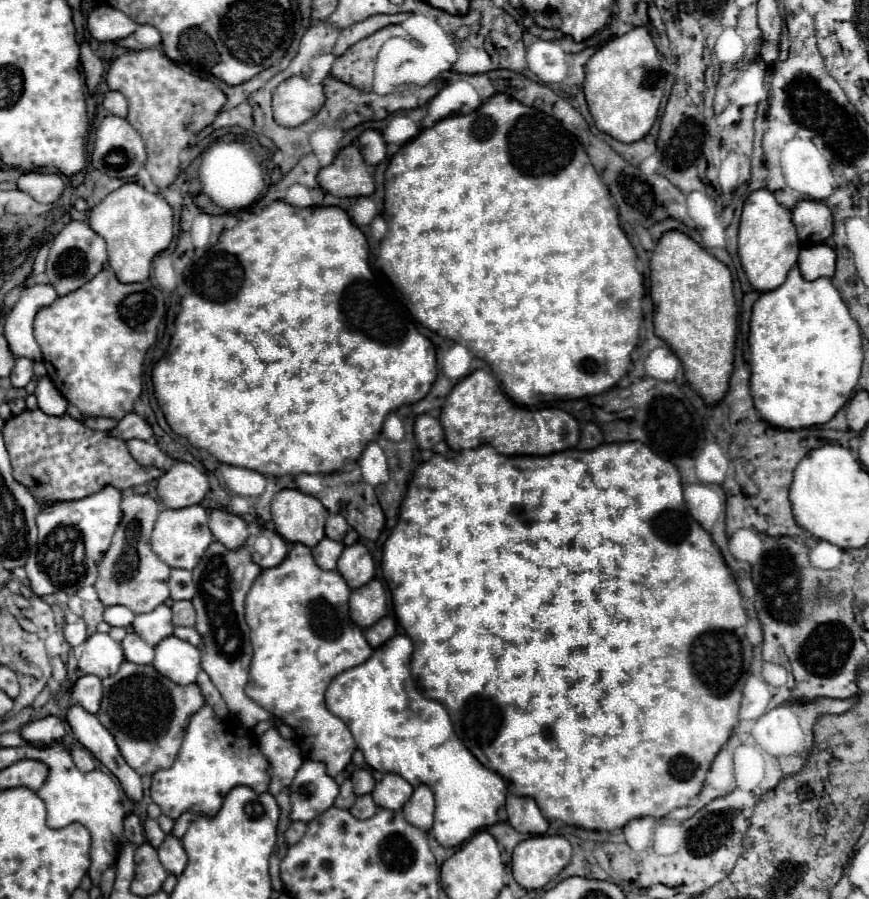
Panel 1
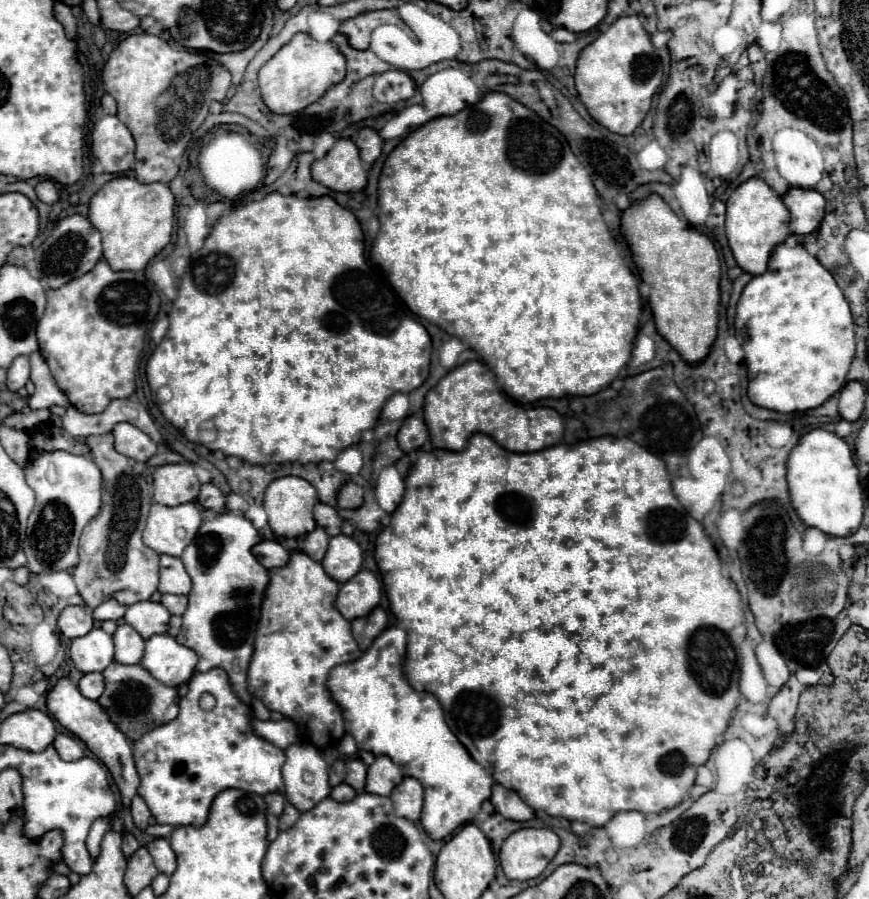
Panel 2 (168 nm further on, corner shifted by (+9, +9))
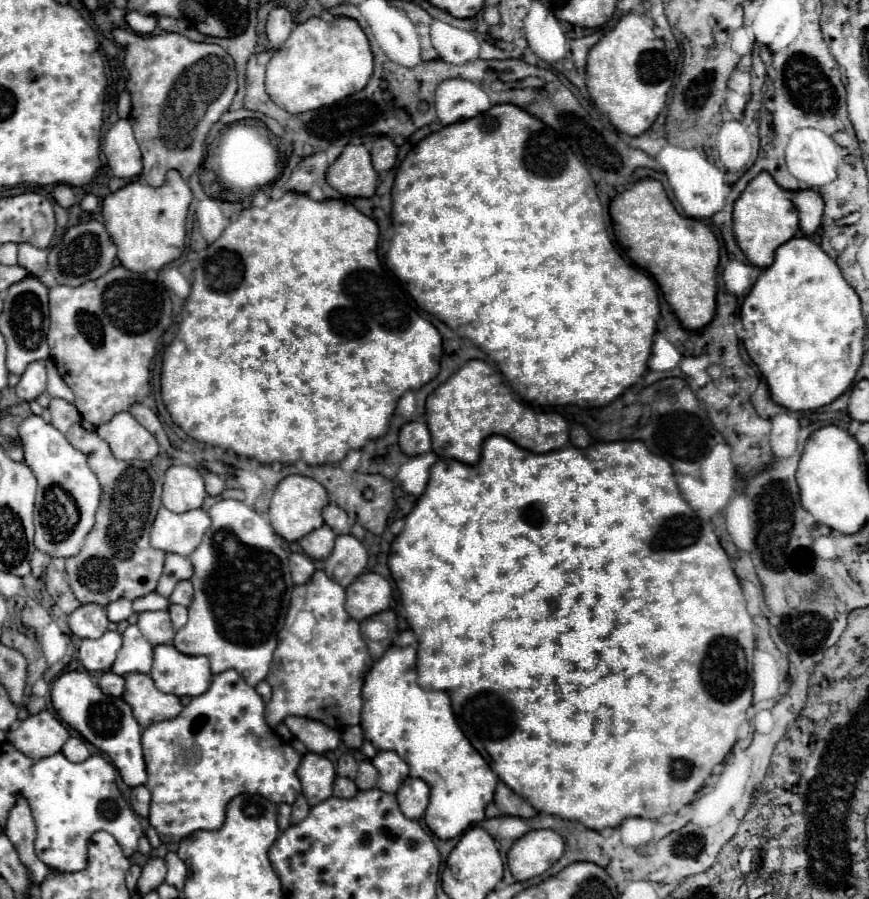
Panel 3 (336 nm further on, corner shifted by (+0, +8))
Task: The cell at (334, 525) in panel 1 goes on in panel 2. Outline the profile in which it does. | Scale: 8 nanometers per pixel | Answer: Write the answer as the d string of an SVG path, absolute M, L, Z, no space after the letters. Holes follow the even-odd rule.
M317 503L317 507L313 509L313 515L315 515L315 521L319 527L323 527L327 531L327 535L339 535L341 533L341 523L343 519L339 517L337 509L331 507L331 505L325 505L325 503Z

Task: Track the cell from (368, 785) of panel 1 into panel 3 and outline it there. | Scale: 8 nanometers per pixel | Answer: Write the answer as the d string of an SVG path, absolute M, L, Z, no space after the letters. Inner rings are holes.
M370 760L360 762L360 770L358 770L358 778L356 778L358 790L370 790L370 788L374 788L376 780L378 780L378 770L374 768L374 764Z

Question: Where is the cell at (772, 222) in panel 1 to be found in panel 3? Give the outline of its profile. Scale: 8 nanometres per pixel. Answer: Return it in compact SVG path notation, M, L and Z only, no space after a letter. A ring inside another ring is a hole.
M760 172L738 196L734 204L734 238L744 252L746 260L754 266L766 268L774 260L774 252L780 244L788 242L798 232L798 210L768 172Z

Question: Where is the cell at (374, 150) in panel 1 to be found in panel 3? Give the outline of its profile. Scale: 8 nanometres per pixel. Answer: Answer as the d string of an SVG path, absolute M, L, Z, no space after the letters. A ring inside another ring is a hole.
M380 136L374 140L374 148L372 148L372 164L374 164L374 170L376 172L384 172L384 170L390 170L394 164L396 164L396 144L386 138L386 136Z

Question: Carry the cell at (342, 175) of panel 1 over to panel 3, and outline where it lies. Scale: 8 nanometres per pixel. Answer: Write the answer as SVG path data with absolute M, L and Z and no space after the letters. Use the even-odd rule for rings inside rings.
M356 144L344 148L340 158L328 168L326 180L348 198L370 198L378 186L378 174L372 168L370 152Z

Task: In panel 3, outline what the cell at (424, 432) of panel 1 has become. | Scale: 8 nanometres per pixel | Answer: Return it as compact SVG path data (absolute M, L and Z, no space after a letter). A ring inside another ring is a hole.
M424 420L406 422L398 434L398 446L406 456L418 456L430 452L430 432Z

